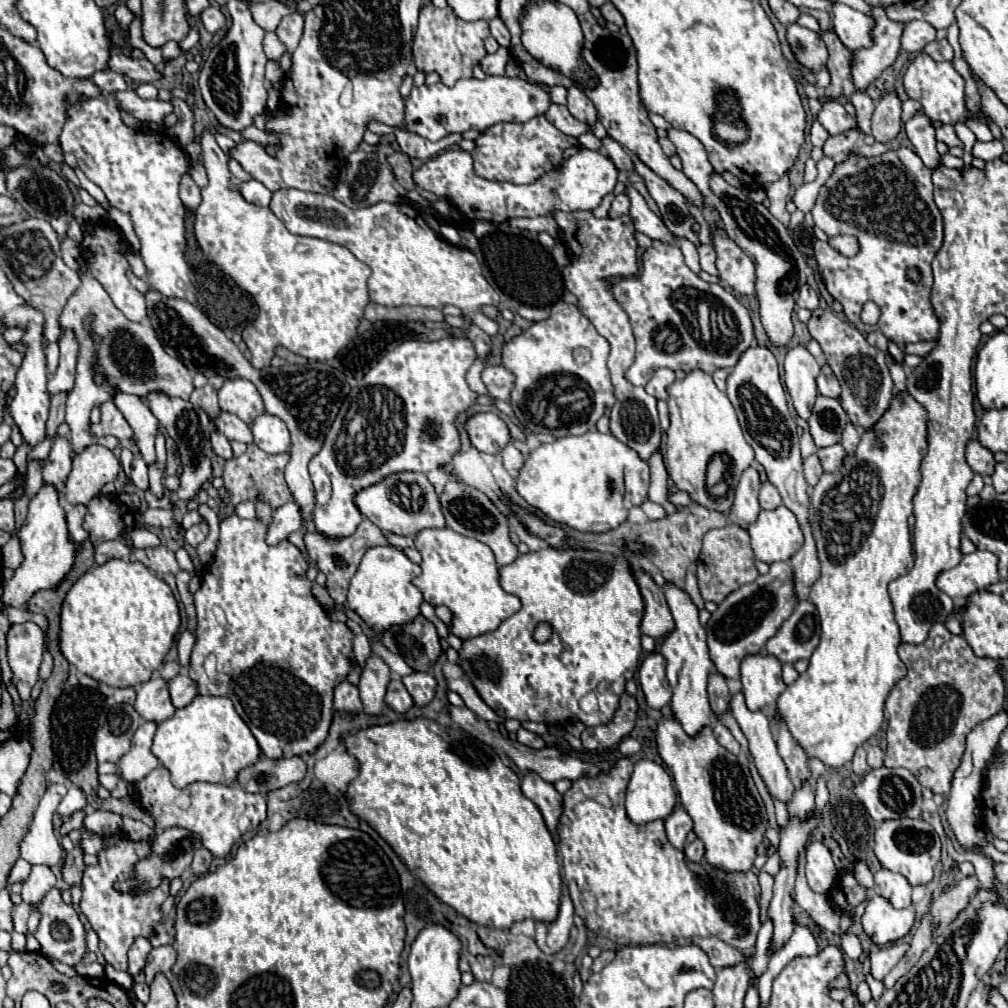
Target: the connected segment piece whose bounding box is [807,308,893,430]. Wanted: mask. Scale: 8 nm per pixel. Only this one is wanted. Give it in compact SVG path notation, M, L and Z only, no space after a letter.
M823 308L813 310L807 322L807 328L811 338L819 342L827 358L827 364L831 366L831 370L835 372L841 384L839 402L843 410L847 412L847 418L851 420L855 428L871 430L871 426L875 426L875 422L883 418L893 398L893 380L885 362L885 352L869 346L863 334L853 324L841 320L831 310L823 310Z

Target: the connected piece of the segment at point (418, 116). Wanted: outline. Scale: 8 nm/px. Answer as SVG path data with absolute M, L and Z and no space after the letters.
M485 76L483 80L459 80L455 86L445 86L443 82L413 86L409 98L403 100L403 104L405 124L401 128L437 142L453 132L463 134L467 130L485 130L499 122L527 122L535 116L541 116L549 108L551 98L545 88L529 80Z

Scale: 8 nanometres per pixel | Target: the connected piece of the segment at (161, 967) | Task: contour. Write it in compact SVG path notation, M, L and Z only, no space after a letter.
M171 944L167 946L159 946L159 948L153 948L147 956L147 964L145 964L145 976L147 976L147 984L151 984L151 980L155 978L157 972L163 972L163 974L169 974L171 966L175 964L175 958L177 958L177 952Z

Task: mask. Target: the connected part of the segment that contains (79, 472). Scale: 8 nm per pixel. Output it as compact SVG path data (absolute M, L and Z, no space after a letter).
M87 446L81 454L73 456L73 468L67 476L65 498L69 504L87 504L107 482L113 482L121 472L115 454L101 446Z

